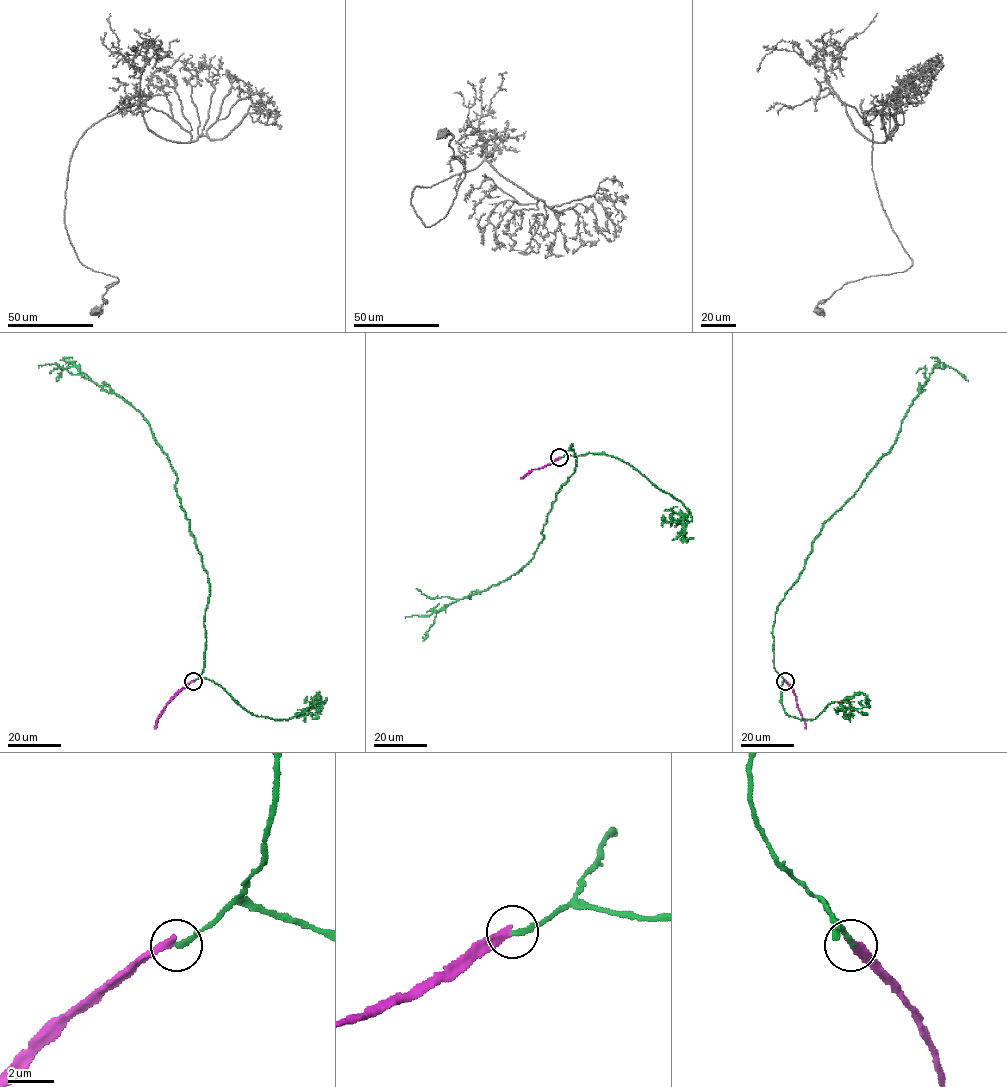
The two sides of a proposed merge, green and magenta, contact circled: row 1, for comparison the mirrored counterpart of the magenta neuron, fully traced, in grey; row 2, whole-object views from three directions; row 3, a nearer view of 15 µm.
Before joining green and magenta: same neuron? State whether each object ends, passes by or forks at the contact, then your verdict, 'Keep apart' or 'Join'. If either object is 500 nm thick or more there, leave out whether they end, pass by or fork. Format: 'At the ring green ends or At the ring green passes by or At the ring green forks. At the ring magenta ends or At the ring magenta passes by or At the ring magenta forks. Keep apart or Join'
At the ring green ends. At the ring magenta ends. Keep apart

